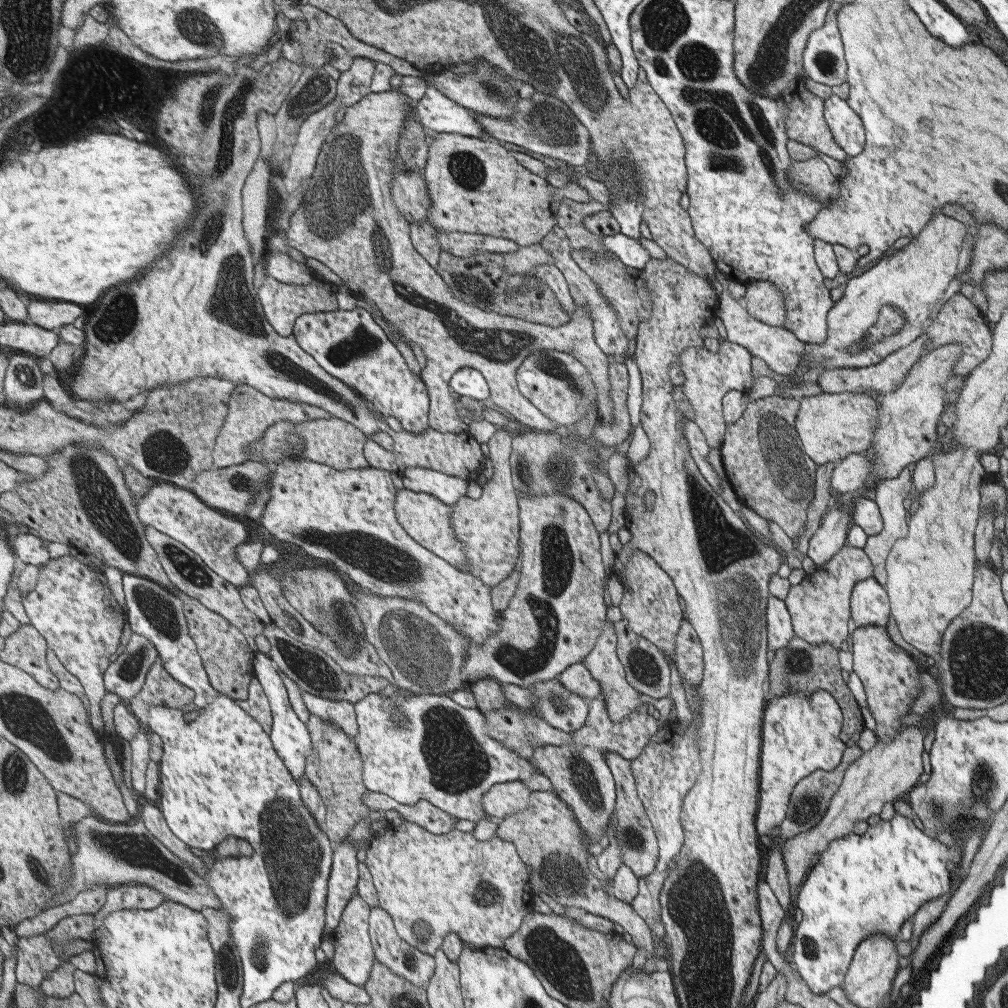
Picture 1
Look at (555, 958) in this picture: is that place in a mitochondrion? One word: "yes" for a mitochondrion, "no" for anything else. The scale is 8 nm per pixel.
yes

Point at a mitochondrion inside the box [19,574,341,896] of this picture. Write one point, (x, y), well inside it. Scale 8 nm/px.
(132, 849)

